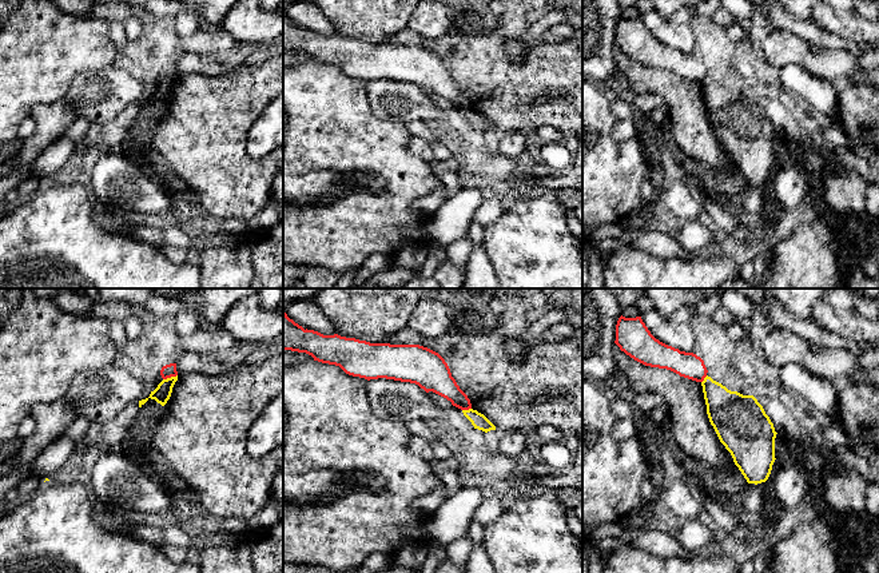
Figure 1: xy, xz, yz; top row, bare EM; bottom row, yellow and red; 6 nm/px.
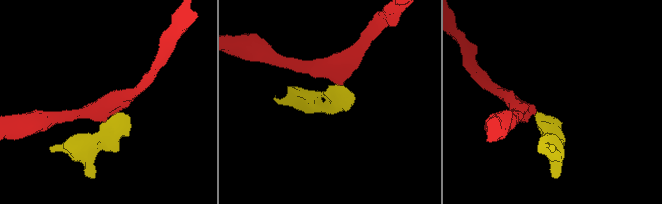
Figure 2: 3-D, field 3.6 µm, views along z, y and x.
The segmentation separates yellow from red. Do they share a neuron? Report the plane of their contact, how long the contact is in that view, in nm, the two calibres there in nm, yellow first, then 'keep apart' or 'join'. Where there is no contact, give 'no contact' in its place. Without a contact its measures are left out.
xy | 90 nm | 100/80 nm | keep apart

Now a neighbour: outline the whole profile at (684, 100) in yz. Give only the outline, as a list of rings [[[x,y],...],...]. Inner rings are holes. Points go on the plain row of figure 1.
[[[617,45],[613,48],[613,59],[635,93],[655,93],[664,99],[673,140],[687,156],[712,170],[735,167],[731,154],[709,123],[701,83],[667,69],[645,67]]]

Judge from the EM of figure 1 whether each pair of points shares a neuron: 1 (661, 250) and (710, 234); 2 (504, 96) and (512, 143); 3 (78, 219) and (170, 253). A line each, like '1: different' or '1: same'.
1: different
2: different
3: different

